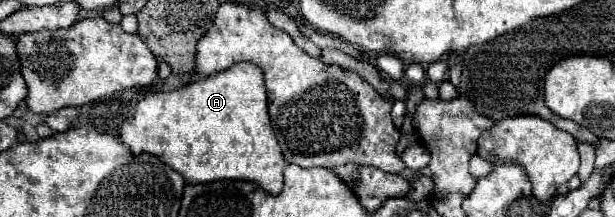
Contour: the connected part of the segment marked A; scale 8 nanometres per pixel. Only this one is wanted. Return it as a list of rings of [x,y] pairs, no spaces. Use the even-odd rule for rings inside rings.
[[[239,62],[179,90],[153,92],[135,100],[133,116],[121,126],[121,140],[133,154],[155,154],[189,184],[251,180],[271,194],[283,188],[285,158],[269,122],[265,76],[257,64]]]

